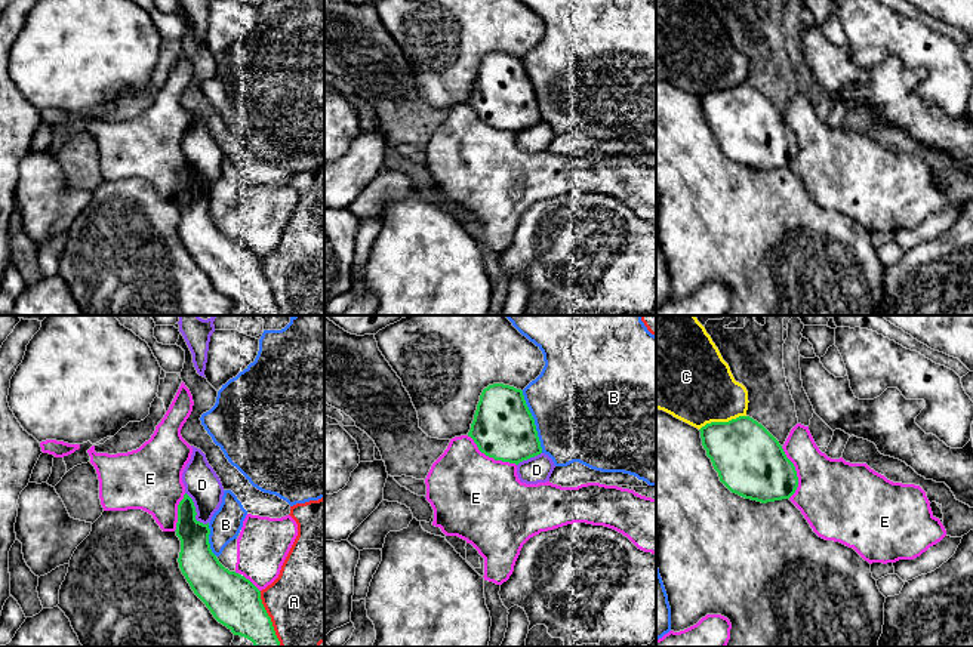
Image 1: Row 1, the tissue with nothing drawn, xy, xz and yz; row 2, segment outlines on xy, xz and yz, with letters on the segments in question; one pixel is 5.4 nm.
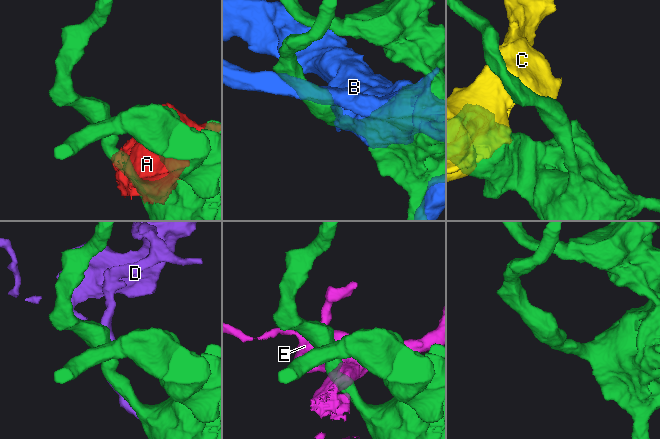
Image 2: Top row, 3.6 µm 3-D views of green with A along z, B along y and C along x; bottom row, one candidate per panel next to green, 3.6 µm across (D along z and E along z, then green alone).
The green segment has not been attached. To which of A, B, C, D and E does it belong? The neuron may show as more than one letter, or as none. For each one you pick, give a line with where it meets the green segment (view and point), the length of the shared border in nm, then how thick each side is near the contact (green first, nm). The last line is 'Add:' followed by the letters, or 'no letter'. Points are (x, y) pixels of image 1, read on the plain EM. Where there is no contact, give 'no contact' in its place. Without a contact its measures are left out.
E: contact xz (490, 125); length 320 nm; calibres 340 and 460 nm
Add: E

